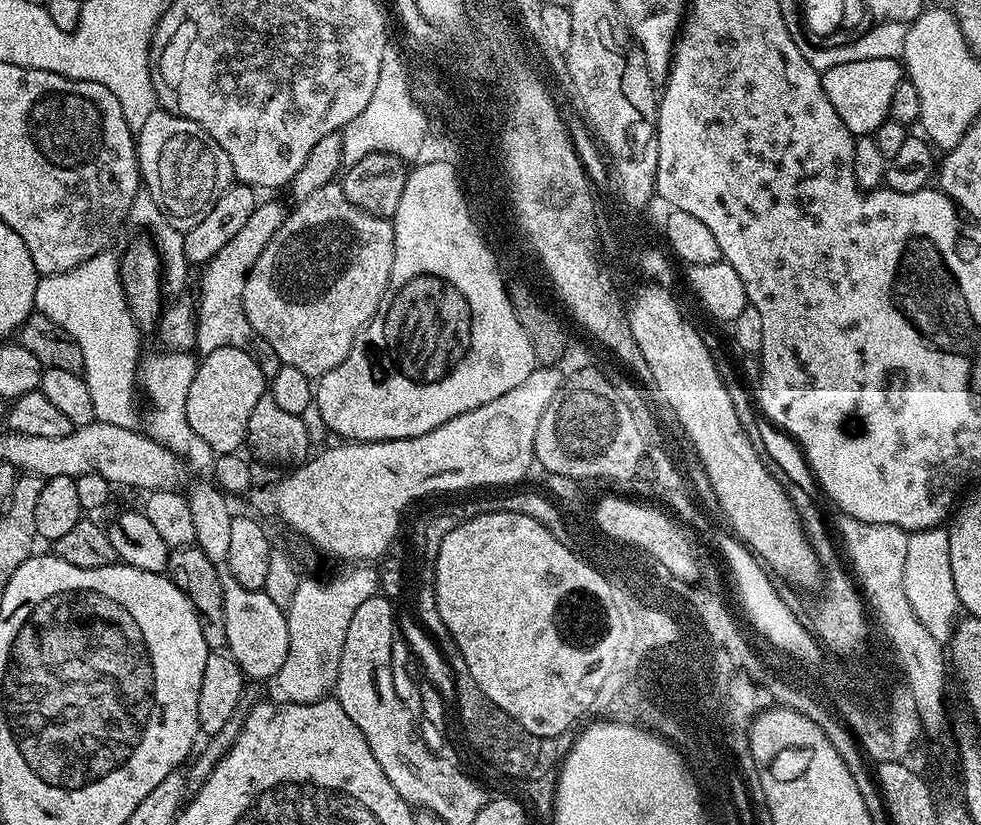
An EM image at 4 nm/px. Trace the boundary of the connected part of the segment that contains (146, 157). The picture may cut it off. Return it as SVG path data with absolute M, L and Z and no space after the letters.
M158 106L142 130L135 133L135 138L143 187L151 203L156 203L160 211L157 213L175 228L187 230L198 226L198 222L214 210L214 202L218 202L234 183L232 163L226 150L190 118L165 112Z

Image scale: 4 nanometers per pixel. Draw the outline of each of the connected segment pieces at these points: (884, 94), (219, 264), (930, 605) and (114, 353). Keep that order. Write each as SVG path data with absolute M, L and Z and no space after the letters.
M866 58L862 62L842 62L842 66L830 66L820 78L822 90L826 90L826 98L830 98L830 106L842 118L846 130L850 130L853 137L870 136L876 133L878 126L882 126L884 120L889 119L888 111L890 102L894 99L894 89L898 82L905 79L906 73L900 60L894 58Z
M261 199L242 230L238 230L238 234L234 234L234 238L230 238L230 242L226 242L226 246L222 246L222 250L218 250L218 254L214 254L214 258L210 258L199 269L200 296L196 305L195 351L201 357L223 348L246 350L252 354L254 362L258 362L265 378L278 374L281 362L278 354L274 354L274 346L270 346L270 342L266 342L266 338L262 338L262 334L250 326L250 318L246 318L244 291L246 278L254 262L258 262L258 258L262 258L262 250L270 246L270 238L282 230L288 214L289 209L284 208L282 201Z
M947 527L927 528L909 535L904 585L906 598L910 598L910 606L914 606L914 614L918 614L922 626L926 626L934 639L947 641L958 623L956 612L961 611L960 599L954 590L954 574L950 574L950 538Z
M112 250L99 252L66 274L40 276L36 282L35 311L50 318L82 350L83 378L96 403L97 419L116 418L121 410L138 400L138 369L141 325L128 309L120 281L120 256Z

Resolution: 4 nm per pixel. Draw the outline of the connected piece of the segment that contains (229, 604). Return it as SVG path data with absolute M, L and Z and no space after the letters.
M228 567L220 568L222 578L222 598L226 610L226 649L228 655L236 660L245 677L256 680L275 679L282 670L282 662L286 662L286 654L290 646L288 637L288 618L283 607L280 608L267 595L267 591L246 590L246 586L238 586L234 582L234 574Z

